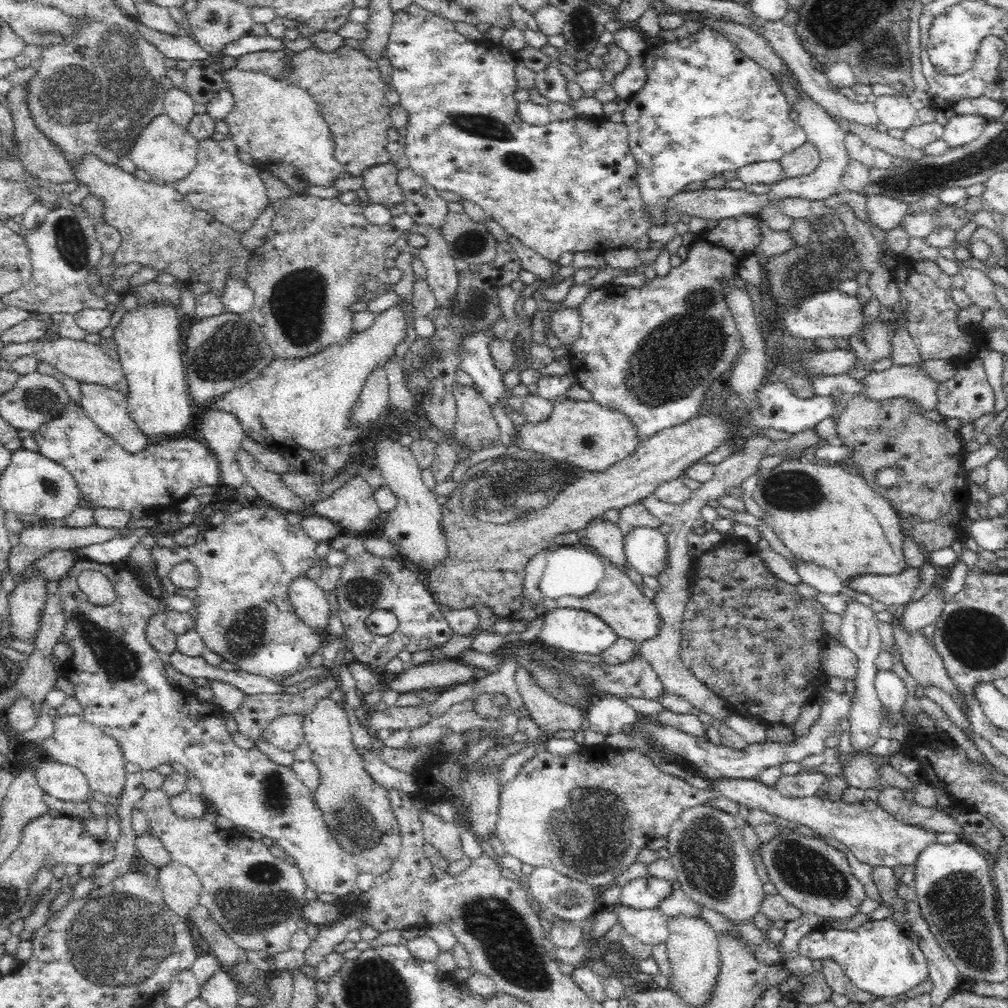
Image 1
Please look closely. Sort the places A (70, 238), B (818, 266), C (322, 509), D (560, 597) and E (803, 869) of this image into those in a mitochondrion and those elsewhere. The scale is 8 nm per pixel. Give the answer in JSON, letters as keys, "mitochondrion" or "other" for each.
{"A":"mitochondrion","B":"mitochondrion","C":"other","D":"other","E":"mitochondrion"}

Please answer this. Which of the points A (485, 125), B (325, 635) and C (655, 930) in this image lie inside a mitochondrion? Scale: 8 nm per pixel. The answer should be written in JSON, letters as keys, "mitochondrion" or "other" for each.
{"A":"mitochondrion","B":"other","C":"other"}

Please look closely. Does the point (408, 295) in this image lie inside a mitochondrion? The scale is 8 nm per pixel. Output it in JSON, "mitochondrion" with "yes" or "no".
{"mitochondrion":"no"}

